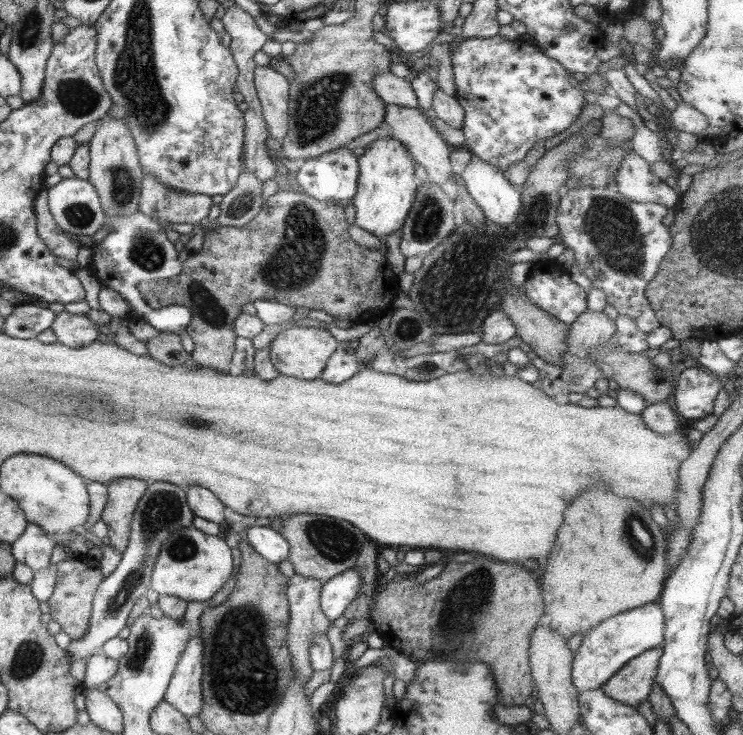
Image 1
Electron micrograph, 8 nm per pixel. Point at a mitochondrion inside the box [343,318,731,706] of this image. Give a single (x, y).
(471, 595)

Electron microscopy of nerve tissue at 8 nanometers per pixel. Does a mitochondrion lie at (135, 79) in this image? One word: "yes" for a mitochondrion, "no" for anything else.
yes

